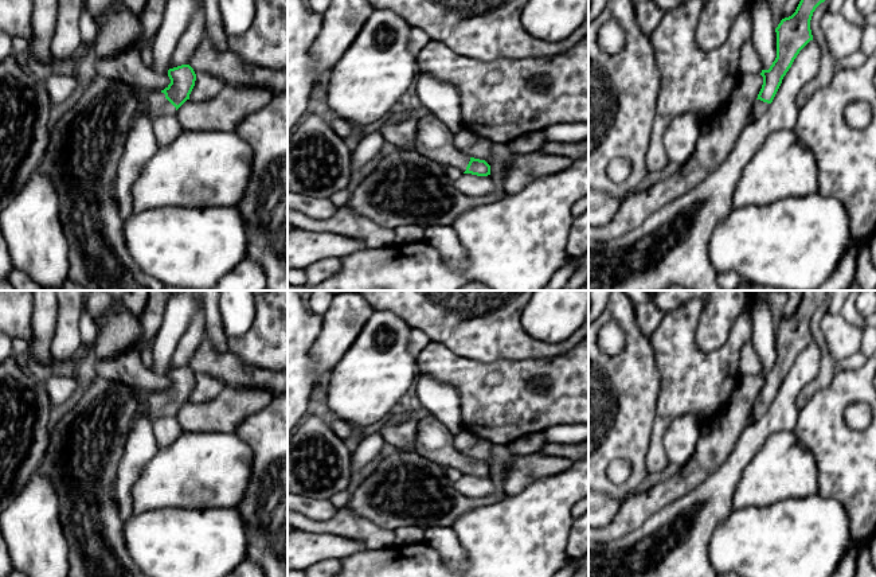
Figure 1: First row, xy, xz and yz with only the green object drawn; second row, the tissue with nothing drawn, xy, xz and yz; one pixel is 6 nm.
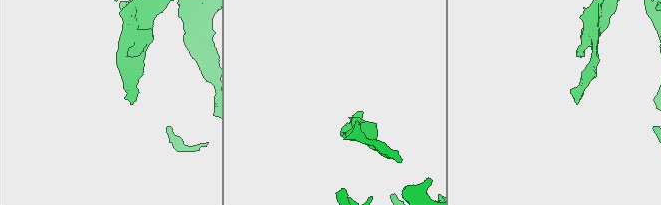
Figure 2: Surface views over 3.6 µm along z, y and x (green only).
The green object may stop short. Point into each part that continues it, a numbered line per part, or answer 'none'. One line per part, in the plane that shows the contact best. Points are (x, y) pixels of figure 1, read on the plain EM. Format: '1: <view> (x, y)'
1: xy (153, 405)

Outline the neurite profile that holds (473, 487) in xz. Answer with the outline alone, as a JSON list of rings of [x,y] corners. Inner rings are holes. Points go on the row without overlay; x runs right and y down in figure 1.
[[[462,475],[453,486],[461,495],[470,499],[493,498],[496,494],[496,487],[490,476],[477,477]]]

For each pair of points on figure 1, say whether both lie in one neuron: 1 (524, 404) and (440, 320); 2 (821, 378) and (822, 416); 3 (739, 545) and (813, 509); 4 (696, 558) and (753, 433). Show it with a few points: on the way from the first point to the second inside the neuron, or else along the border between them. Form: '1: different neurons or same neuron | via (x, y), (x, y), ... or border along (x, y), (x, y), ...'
1: different neurons | border along (452, 351), (477, 361), (512, 359)
2: different neurons | border along (837, 369), (832, 381), (820, 389), (800, 410)
3: same neuron | via (758, 544), (778, 544), (794, 527)
4: same neuron | via (697, 527), (702, 514), (735, 464)

